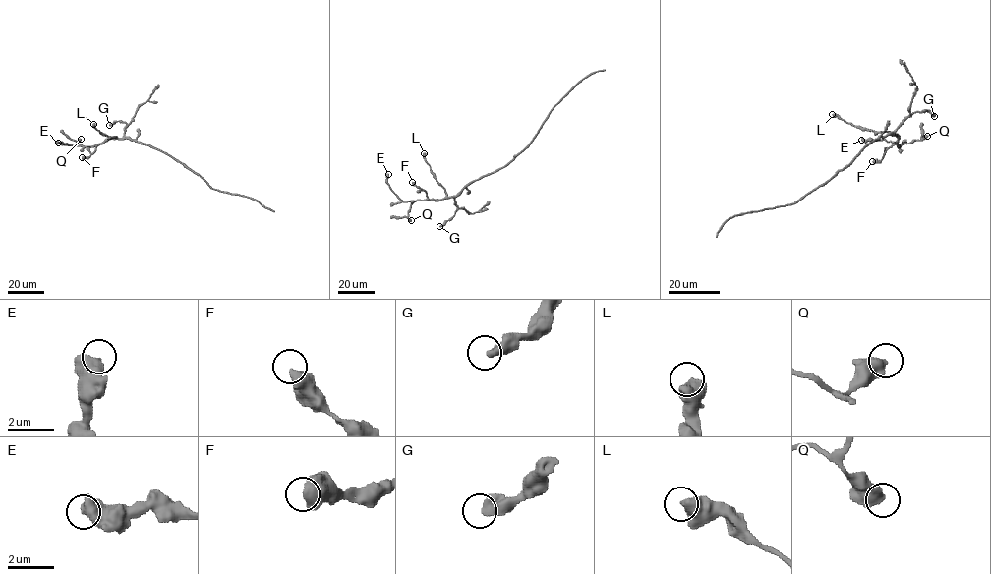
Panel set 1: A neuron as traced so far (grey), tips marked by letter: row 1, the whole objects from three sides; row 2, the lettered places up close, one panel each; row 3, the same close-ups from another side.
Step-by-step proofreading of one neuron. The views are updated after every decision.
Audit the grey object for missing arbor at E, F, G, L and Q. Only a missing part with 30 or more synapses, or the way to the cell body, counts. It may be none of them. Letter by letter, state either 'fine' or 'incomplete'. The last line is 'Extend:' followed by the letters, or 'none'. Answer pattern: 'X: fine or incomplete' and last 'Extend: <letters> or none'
E: fine
F: fine
G: fine
L: fine
Q: fine
Extend: none

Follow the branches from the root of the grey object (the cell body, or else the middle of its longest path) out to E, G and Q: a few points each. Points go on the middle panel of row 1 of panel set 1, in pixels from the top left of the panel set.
E: (505, 166), (470, 182), (456, 196), (435, 200), (402, 201), (387, 183), (388, 174)
G: (505, 166), (470, 182), (454, 198), (457, 206), (455, 214), (439, 226)
Q: (505, 166), (470, 182), (456, 196), (415, 200), (408, 213), (411, 220)

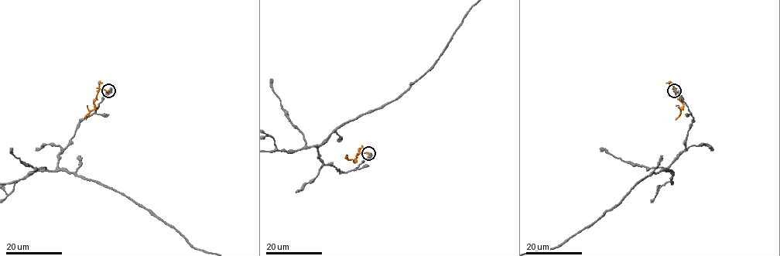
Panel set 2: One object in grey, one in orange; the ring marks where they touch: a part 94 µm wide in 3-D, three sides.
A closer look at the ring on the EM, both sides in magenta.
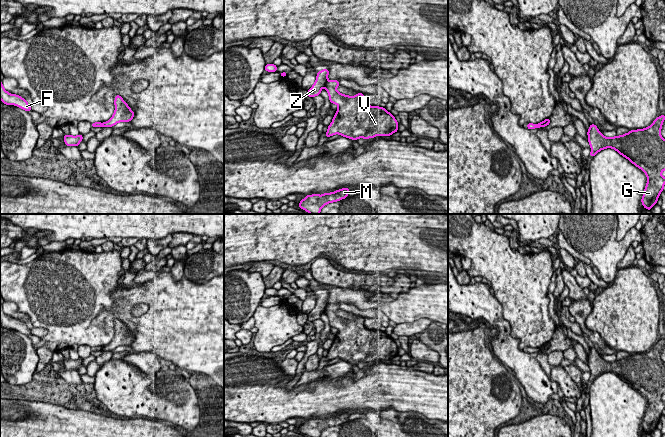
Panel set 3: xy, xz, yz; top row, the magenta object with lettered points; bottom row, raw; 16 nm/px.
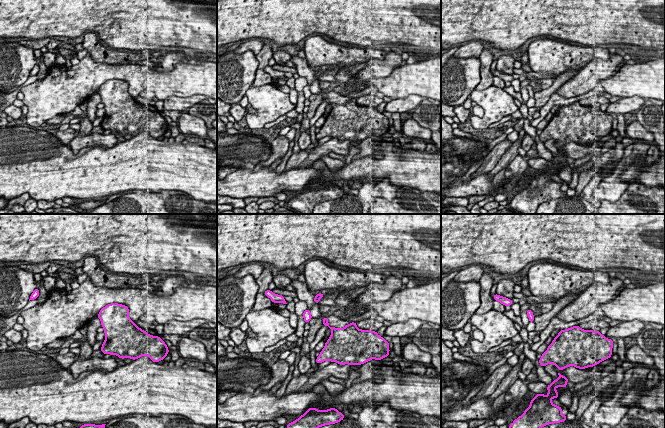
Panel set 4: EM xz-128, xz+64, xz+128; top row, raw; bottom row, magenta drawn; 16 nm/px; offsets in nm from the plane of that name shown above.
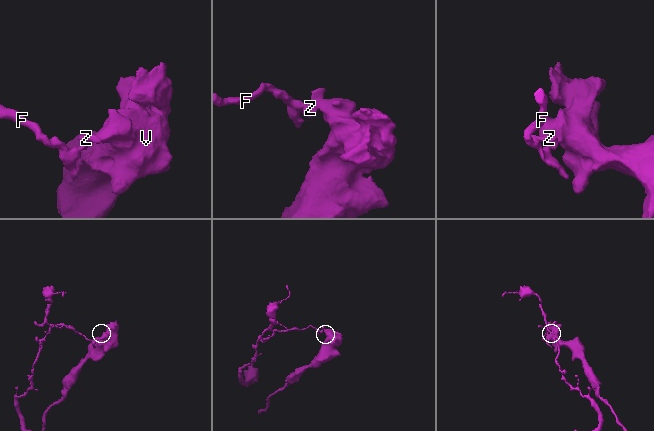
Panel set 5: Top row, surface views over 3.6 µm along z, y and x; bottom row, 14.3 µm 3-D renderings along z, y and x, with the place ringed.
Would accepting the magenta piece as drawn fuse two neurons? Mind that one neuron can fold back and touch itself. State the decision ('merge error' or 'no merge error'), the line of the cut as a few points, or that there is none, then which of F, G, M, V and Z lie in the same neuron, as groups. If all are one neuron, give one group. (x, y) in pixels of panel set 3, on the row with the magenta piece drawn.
merge error; cut xz (327, 80), (324, 85); groups F Z / G M V

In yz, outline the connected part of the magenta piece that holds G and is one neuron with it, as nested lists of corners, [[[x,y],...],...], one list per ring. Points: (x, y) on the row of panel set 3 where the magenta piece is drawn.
[[[660,115],[647,128],[615,137],[605,137],[595,124],[590,124],[587,131],[590,157],[603,149],[612,148],[646,174],[647,184],[641,202],[647,210],[657,203],[665,184],[662,176],[665,170],[665,139],[661,136],[664,120],[665,115]]]

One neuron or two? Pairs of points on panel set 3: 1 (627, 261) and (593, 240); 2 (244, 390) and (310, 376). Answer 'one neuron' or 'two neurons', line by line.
1: two neurons
2: two neurons

